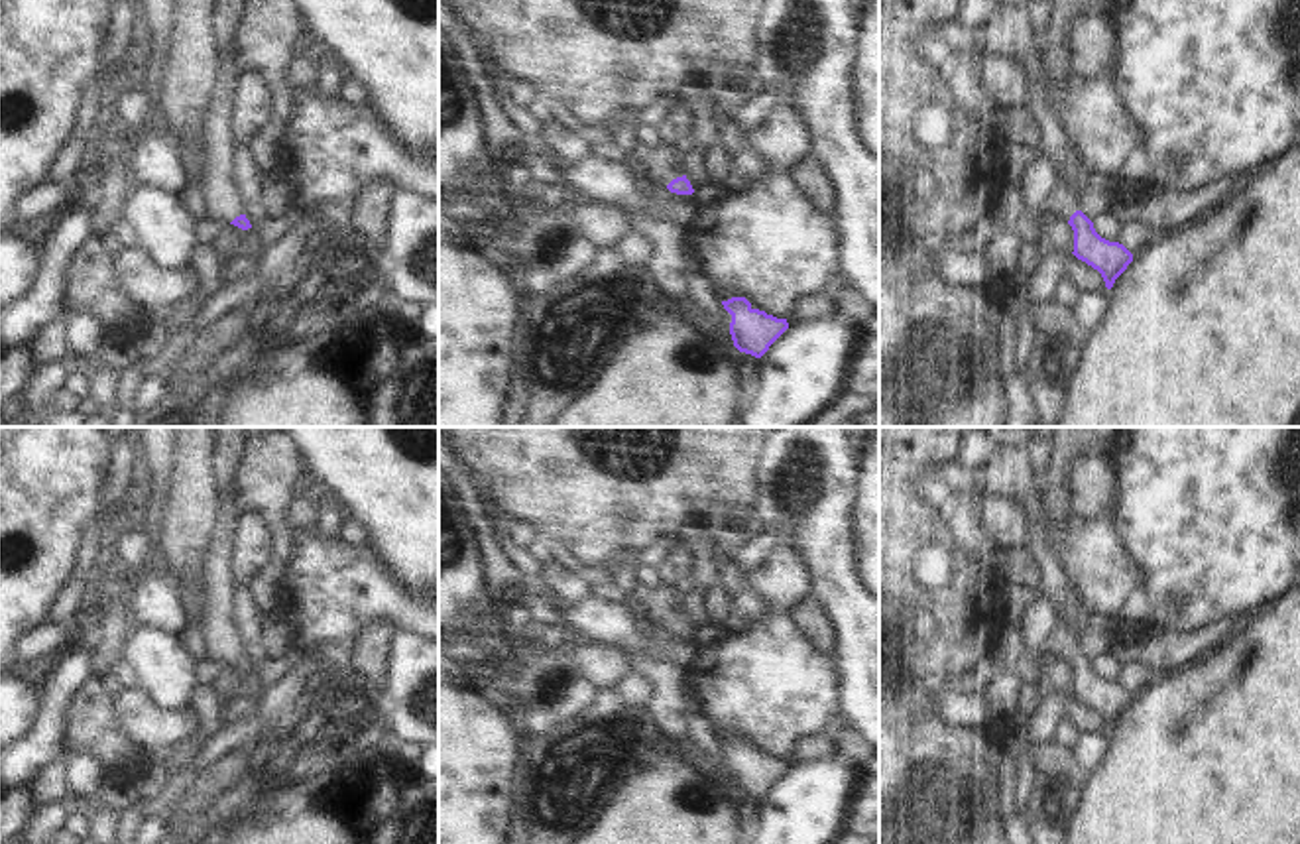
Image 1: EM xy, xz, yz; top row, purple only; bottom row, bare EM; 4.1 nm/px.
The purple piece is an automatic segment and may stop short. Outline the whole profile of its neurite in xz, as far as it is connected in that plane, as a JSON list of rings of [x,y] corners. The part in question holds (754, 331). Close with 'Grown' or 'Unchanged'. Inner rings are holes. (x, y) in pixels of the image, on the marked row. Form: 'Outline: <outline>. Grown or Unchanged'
Outline: [[[745,297],[722,301],[732,315],[730,334],[739,352],[761,358],[769,346],[789,329],[787,319],[777,319],[753,309]]]. Unchanged.

